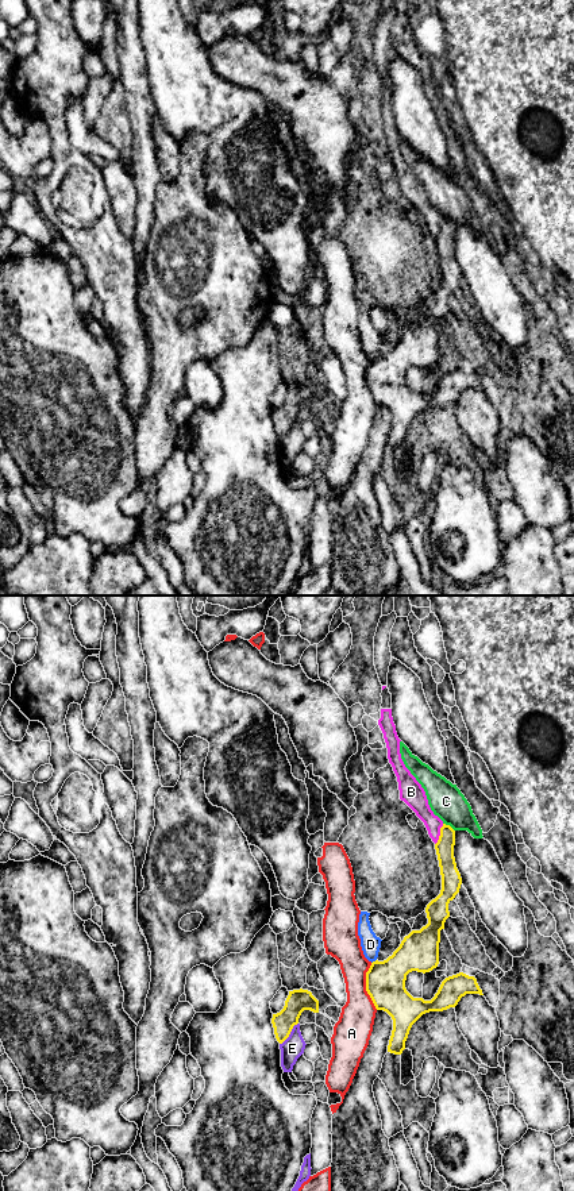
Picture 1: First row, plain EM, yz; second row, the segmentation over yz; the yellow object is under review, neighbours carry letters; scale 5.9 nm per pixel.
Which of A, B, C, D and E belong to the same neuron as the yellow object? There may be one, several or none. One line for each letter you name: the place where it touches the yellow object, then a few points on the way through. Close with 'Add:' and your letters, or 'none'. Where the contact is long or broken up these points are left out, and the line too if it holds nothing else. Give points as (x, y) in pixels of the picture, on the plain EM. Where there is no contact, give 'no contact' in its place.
B: meets yellow in yz at (440, 230)
Add: B

